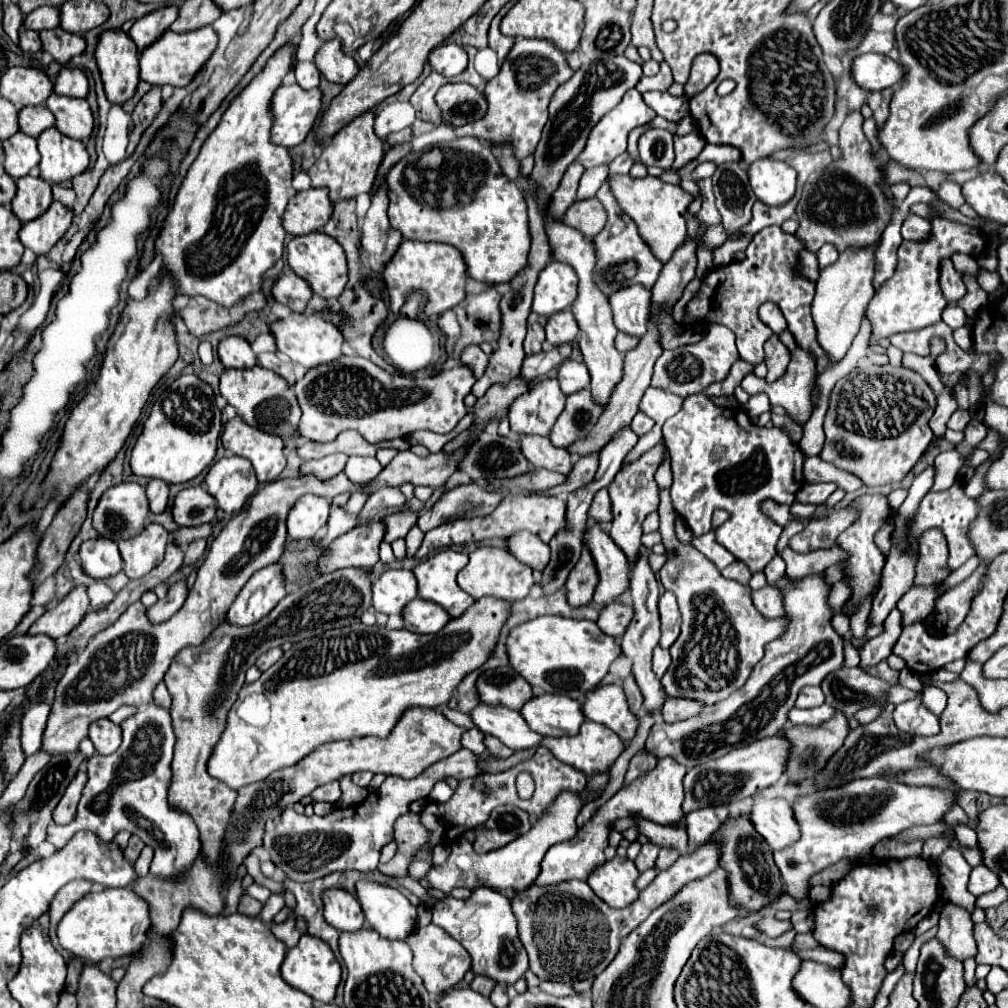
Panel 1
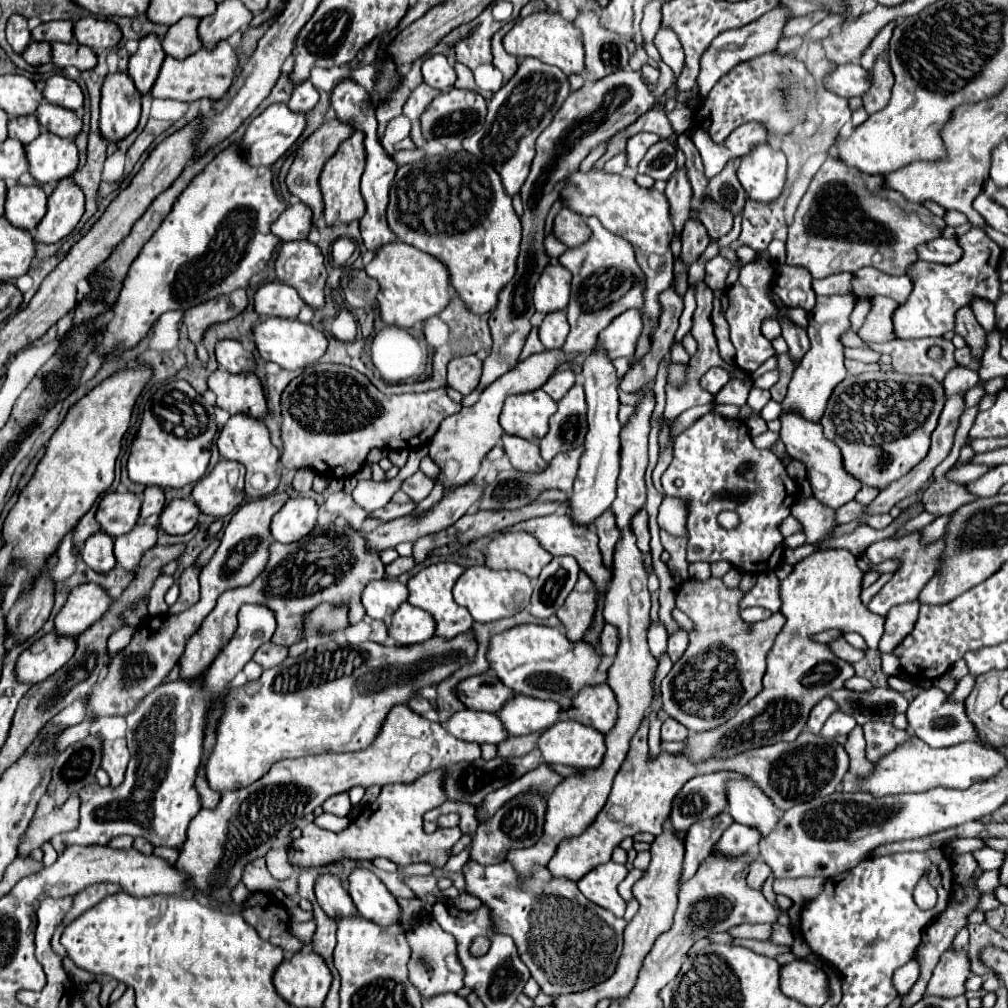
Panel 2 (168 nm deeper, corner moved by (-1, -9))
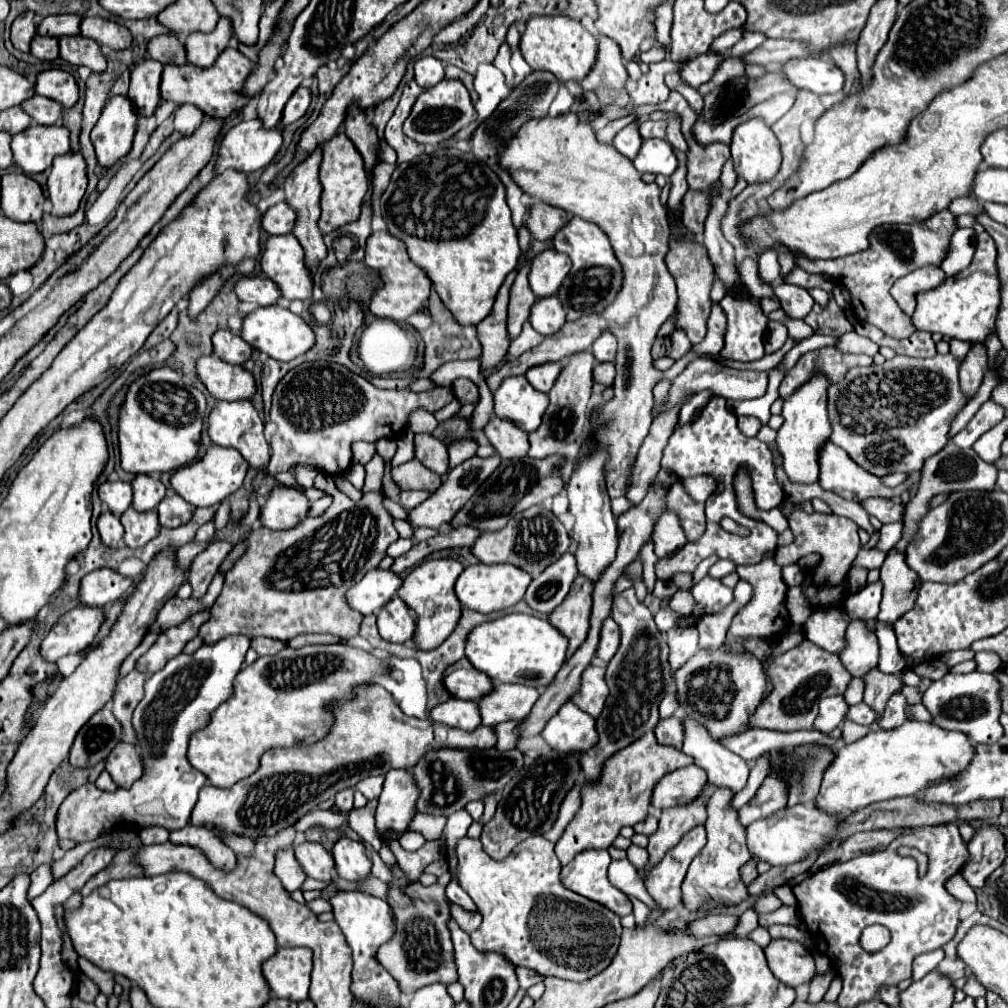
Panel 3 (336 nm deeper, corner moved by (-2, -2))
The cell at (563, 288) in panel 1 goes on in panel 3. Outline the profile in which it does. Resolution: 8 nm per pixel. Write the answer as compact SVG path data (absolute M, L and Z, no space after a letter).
M553 248L539 252L533 258L531 272L529 272L529 286L533 288L533 294L537 298L557 294L569 270L571 270L571 260L567 258L567 254L561 254Z

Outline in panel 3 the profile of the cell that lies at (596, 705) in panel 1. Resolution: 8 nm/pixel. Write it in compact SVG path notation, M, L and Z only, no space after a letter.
M589 666L583 672L583 680L581 680L581 690L571 698L583 712L591 714L593 718L599 718L599 714L603 712L605 700L607 700L609 688L605 682L605 668L597 668L597 666Z

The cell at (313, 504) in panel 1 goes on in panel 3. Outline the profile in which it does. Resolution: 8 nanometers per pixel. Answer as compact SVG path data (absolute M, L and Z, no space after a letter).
M279 486L271 492L269 500L261 508L261 524L269 530L291 530L303 518L309 516L309 500L295 488Z

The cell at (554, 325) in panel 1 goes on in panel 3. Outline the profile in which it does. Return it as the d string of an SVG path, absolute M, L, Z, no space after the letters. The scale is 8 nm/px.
M547 296L537 300L537 304L531 306L531 318L529 318L531 326L543 334L543 336L551 336L555 332L559 332L563 328L565 320L565 310L559 302L557 296Z

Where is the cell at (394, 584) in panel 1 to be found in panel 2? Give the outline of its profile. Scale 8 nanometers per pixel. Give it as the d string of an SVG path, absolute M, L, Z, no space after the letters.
M396 579L370 581L362 591L362 605L366 615L380 621L390 621L394 611L406 601L408 589Z

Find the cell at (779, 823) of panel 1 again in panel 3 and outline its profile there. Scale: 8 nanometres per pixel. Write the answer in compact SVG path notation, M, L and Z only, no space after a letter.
M685 716L681 718L685 724L683 752L693 756L695 764L707 770L709 782L713 786L727 788L733 794L741 792L747 786L747 778L751 772L749 764L741 756L723 748L715 738L709 736L703 726Z

